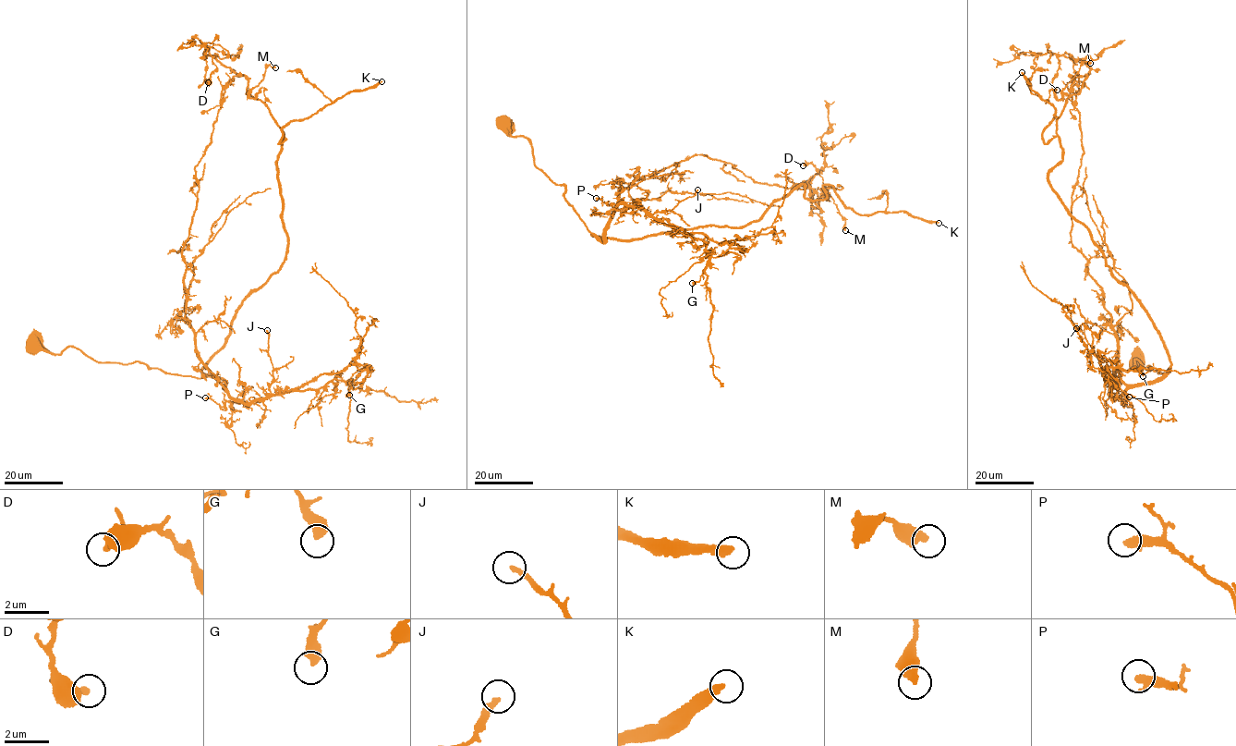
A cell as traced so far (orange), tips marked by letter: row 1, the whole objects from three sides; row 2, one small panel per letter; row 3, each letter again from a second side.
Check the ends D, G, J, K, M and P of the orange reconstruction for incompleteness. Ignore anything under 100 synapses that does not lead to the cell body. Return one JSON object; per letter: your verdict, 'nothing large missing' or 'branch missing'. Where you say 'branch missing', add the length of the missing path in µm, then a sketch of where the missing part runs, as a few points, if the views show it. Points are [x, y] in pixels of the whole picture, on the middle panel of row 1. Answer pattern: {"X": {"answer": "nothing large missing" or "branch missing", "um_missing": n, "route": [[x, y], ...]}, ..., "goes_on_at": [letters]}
{"D": {"answer": "nothing large missing"}, "G": {"answer": "nothing large missing"}, "J": {"answer": "nothing large missing"}, "K": {"answer": "branch missing", "um_missing": 150}, "M": {"answer": "nothing large missing"}, "P": {"answer": "nothing large missing"}, "goes_on_at": ["K"]}

